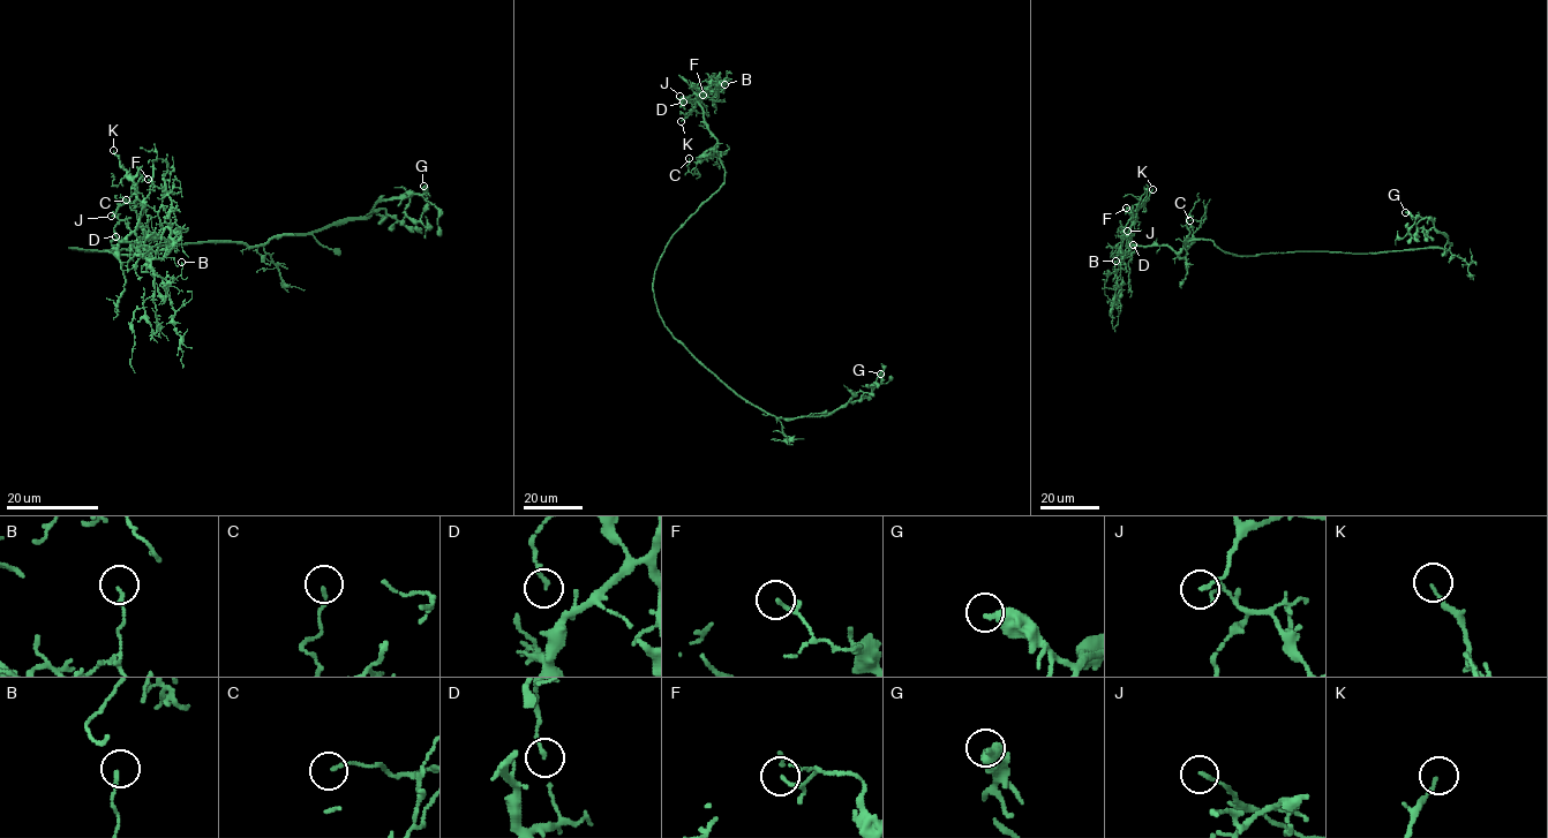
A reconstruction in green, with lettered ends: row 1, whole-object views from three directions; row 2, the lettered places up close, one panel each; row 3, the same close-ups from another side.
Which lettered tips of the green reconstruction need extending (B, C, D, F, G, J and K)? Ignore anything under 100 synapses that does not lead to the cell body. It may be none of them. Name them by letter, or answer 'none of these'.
none of these

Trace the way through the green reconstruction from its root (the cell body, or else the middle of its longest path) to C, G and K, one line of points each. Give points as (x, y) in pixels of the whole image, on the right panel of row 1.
C: (1321, 251), (1237, 255), (1224, 253), (1210, 240), (1194, 239), (1185, 244), (1180, 258), (1203, 223), (1189, 220)
G: (1321, 251), (1380, 253), (1450, 247), (1448, 239), (1432, 220), (1405, 212)
K: (1321, 251), (1237, 255), (1202, 239), (1189, 241), (1177, 253), (1166, 246), (1134, 246), (1129, 228), (1152, 189)

